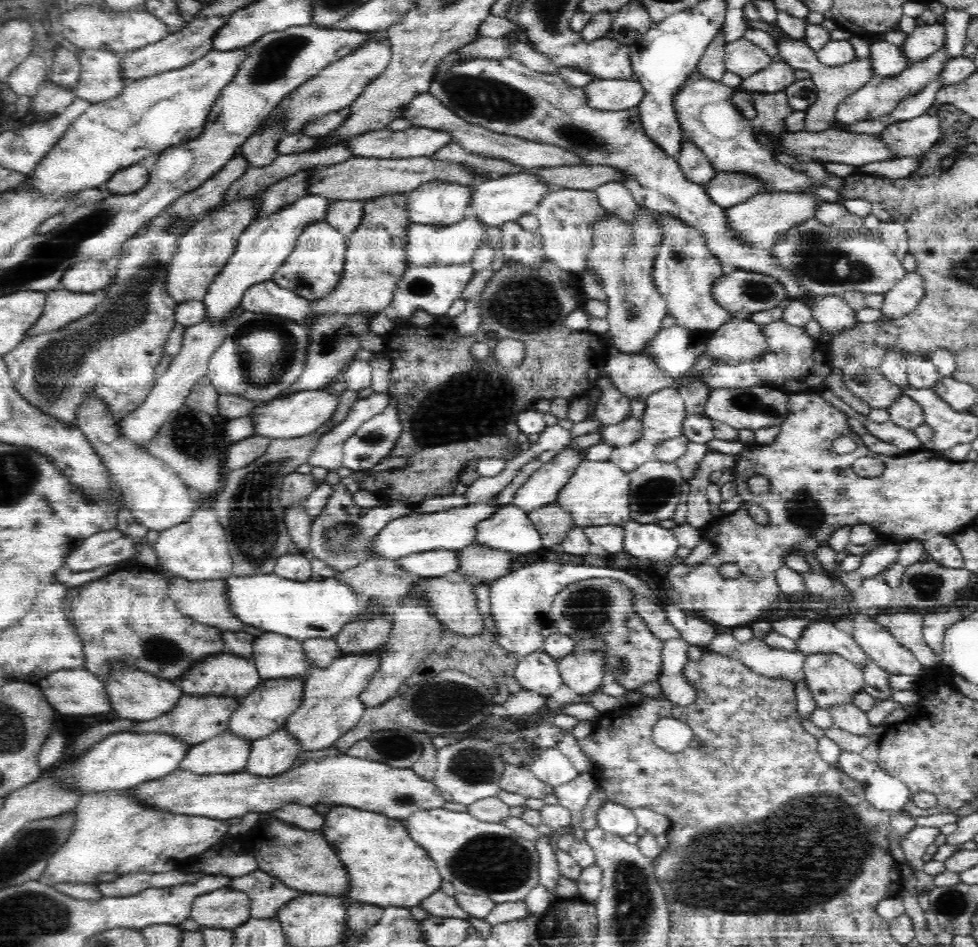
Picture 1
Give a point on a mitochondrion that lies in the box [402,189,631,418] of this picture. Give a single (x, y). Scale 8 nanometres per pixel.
(529, 294)

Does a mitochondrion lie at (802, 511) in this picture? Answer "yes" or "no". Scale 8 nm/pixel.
yes

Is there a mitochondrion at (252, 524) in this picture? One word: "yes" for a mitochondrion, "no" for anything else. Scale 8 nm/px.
yes

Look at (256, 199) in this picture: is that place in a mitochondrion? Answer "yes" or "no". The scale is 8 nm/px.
no

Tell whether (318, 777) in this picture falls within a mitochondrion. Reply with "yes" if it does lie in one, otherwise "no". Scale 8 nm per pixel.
no

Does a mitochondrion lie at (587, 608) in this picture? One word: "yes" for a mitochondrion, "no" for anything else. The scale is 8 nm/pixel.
yes

